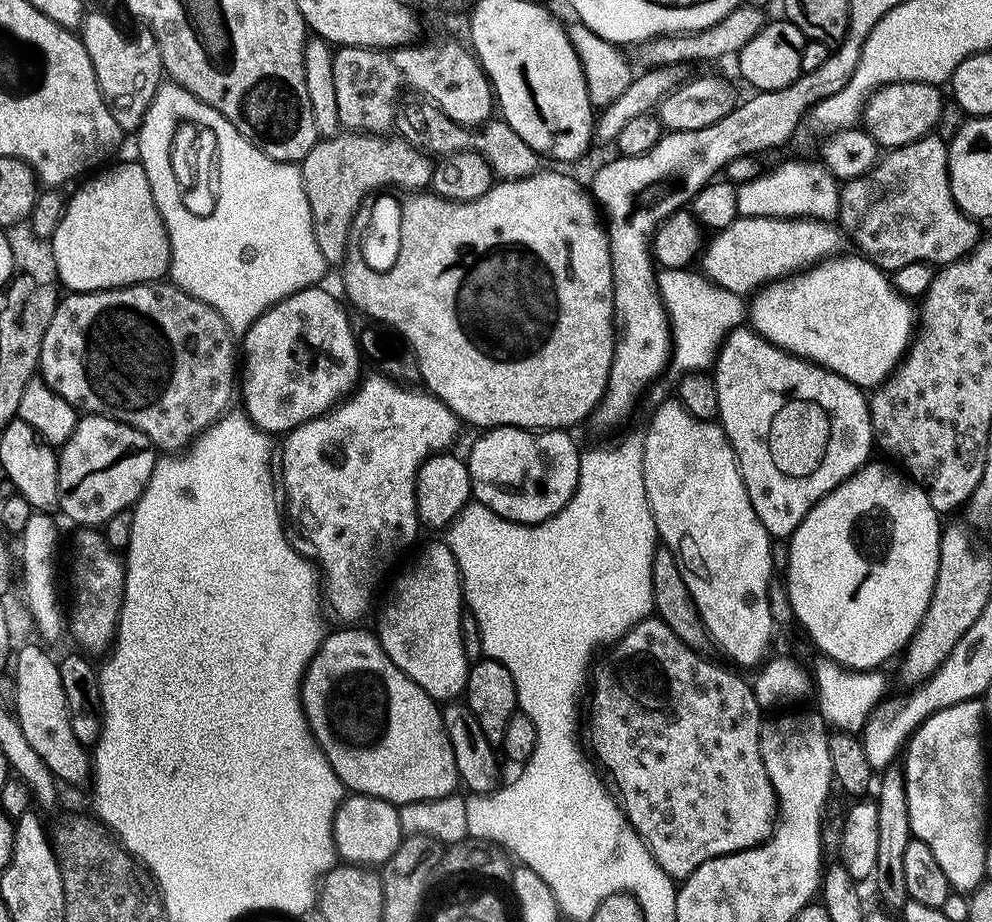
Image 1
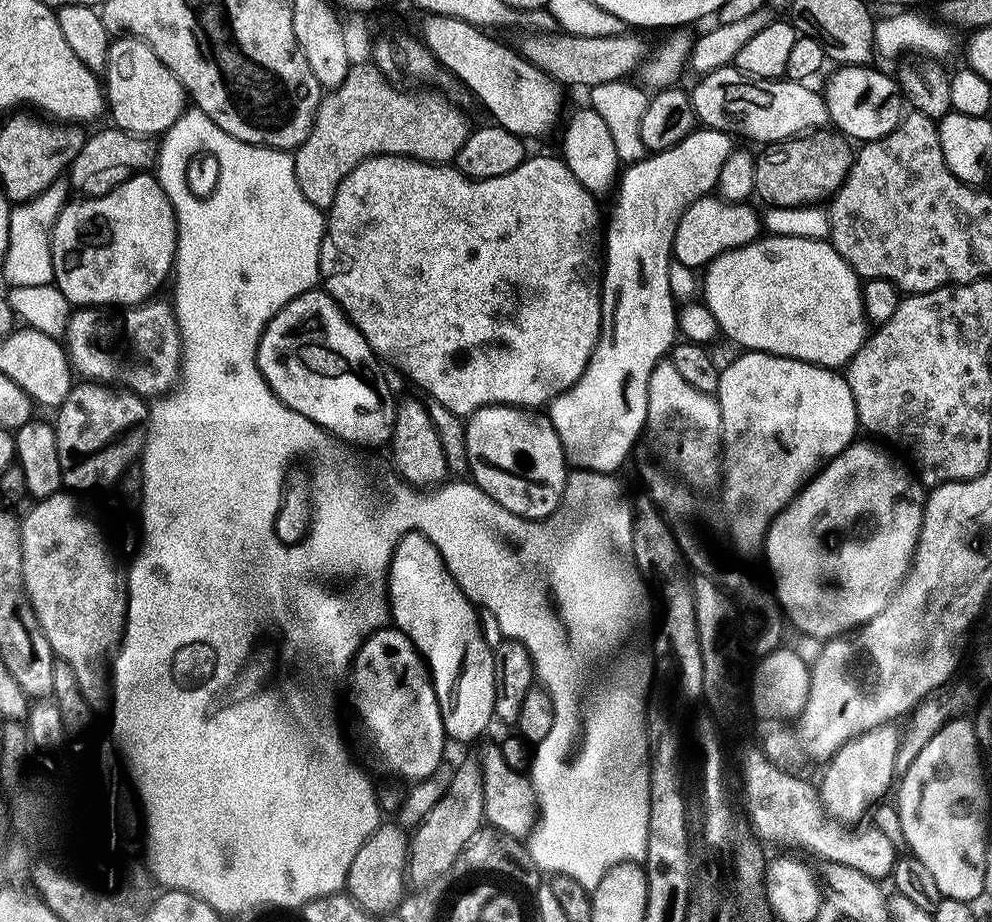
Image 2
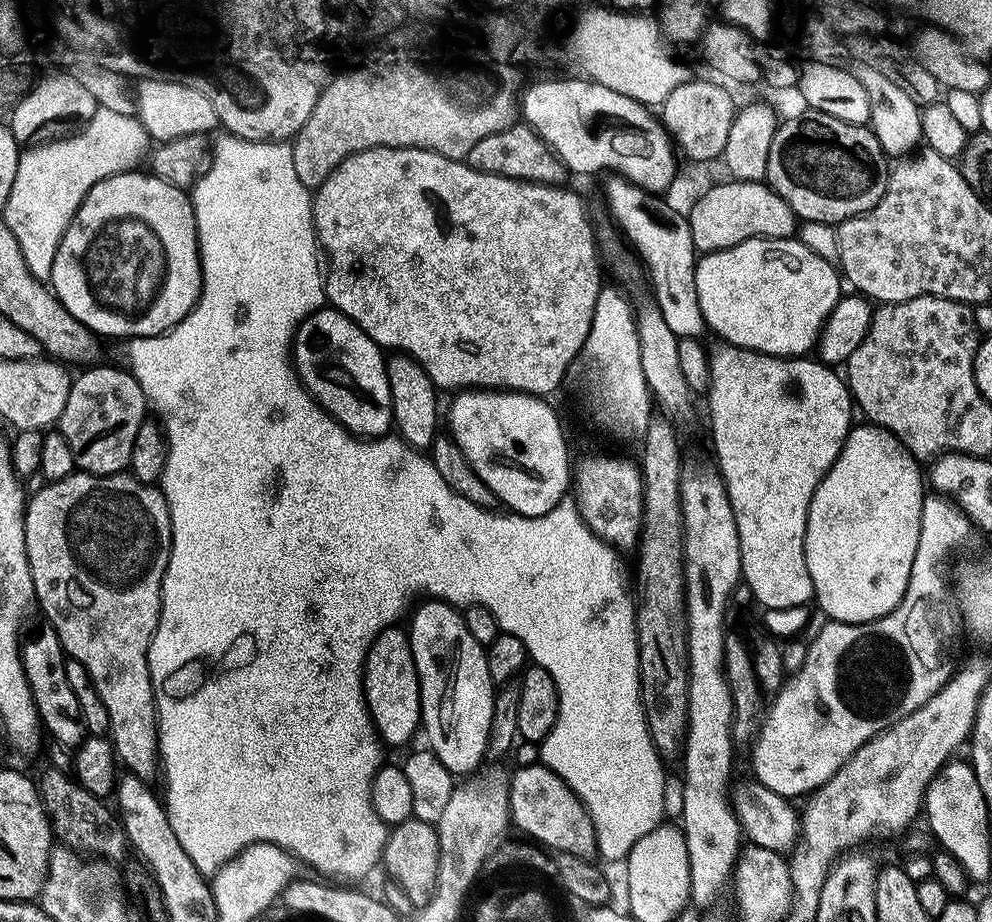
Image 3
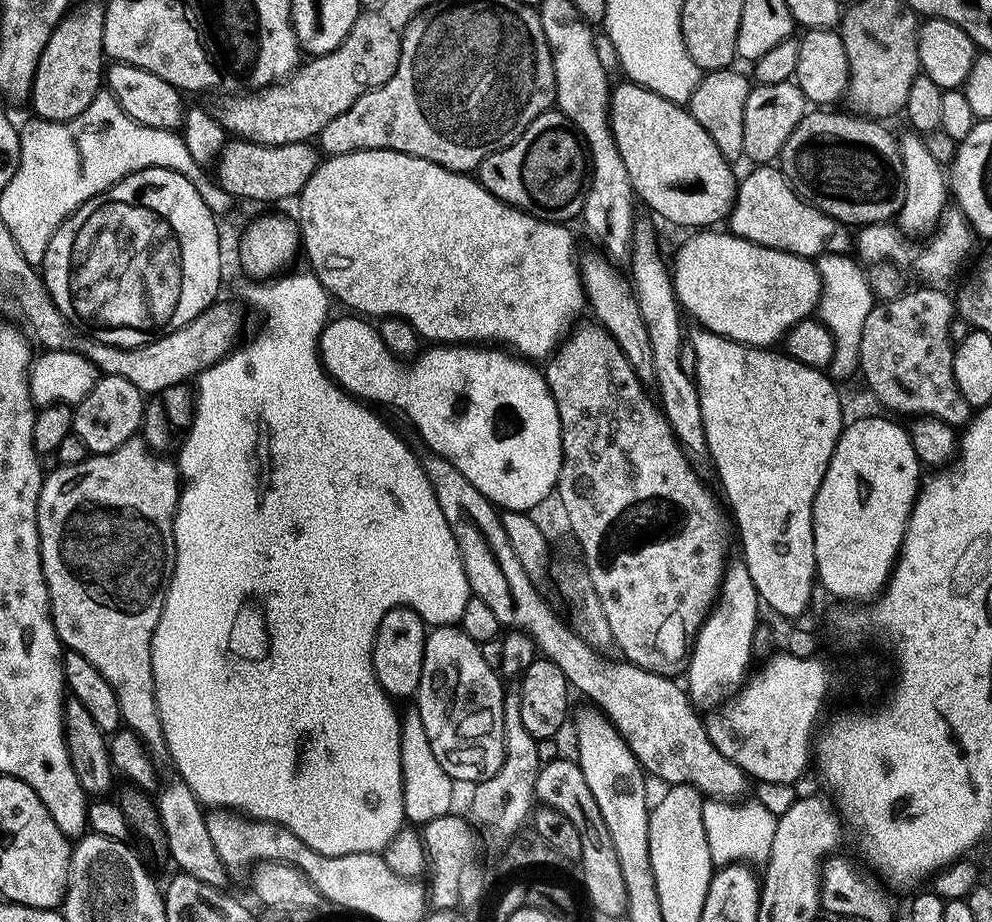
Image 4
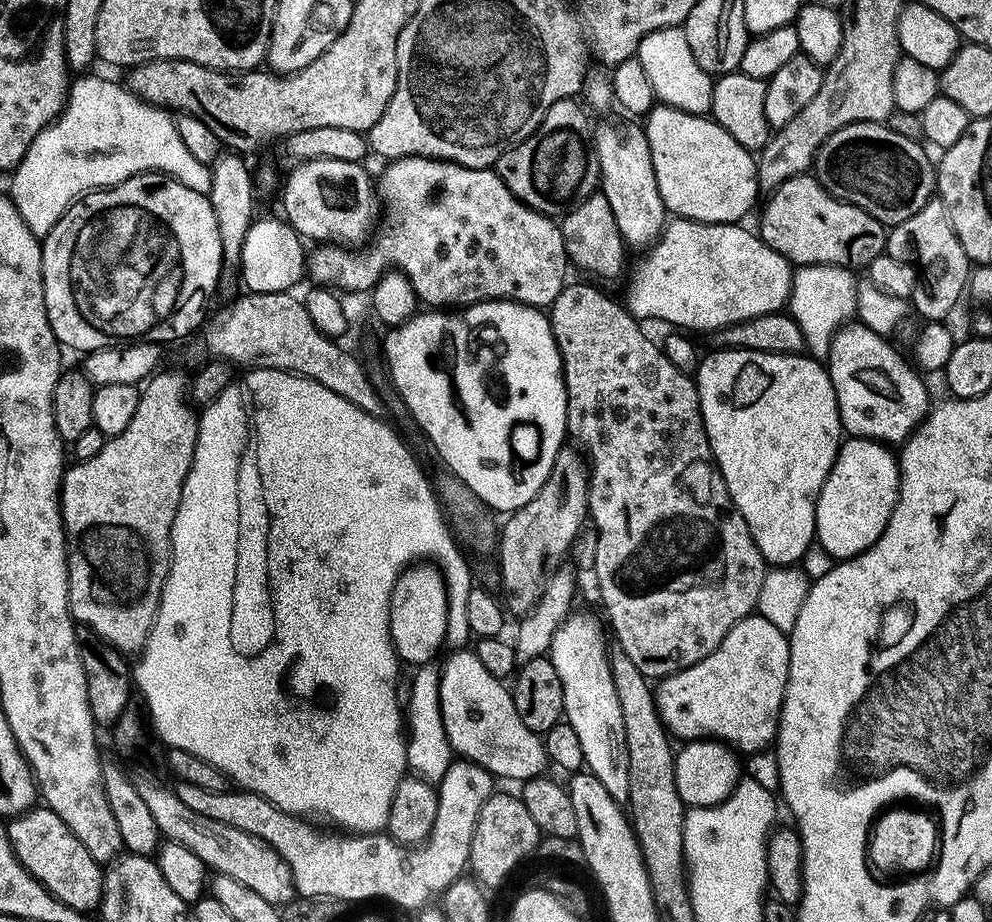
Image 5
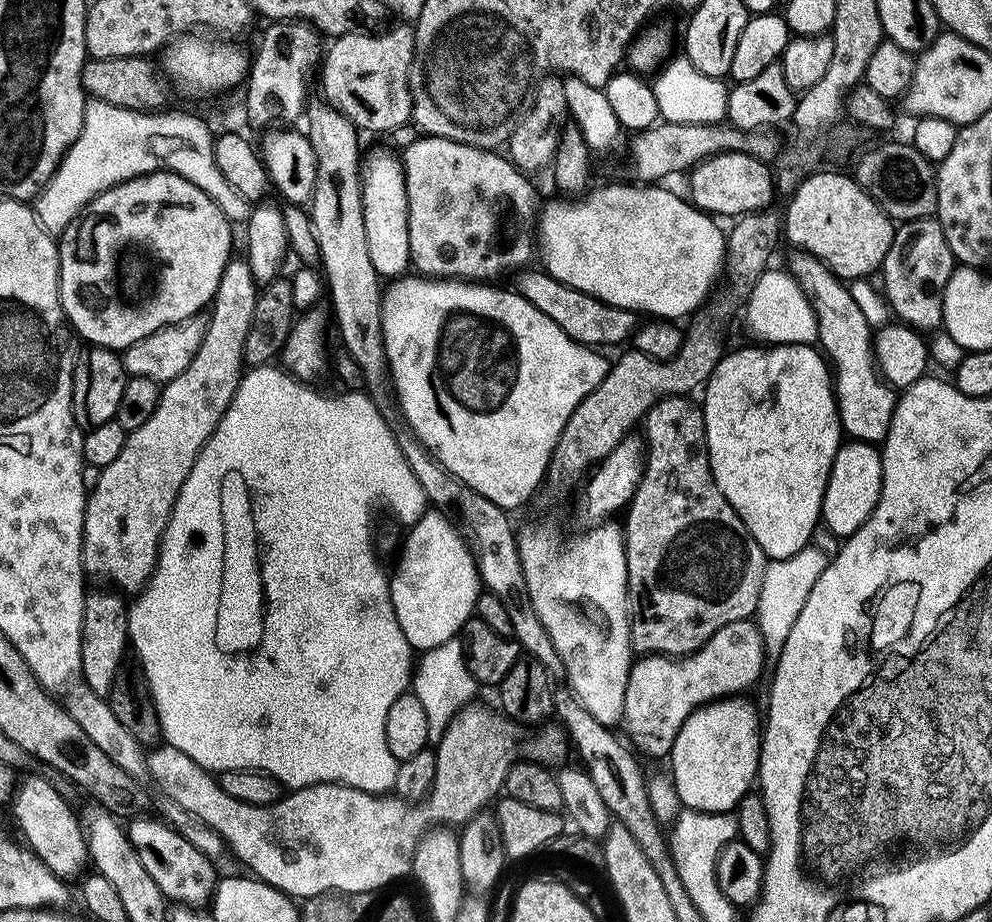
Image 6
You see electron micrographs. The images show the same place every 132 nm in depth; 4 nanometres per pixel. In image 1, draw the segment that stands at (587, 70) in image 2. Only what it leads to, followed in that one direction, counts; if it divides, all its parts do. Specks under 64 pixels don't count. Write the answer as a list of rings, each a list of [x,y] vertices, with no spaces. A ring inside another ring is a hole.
[[[742,2],[737,8],[730,10],[726,18],[714,22],[714,26],[706,26],[697,32],[678,32],[674,36],[656,36],[653,40],[635,45],[634,60],[637,65],[641,64],[641,69],[647,70],[694,64],[698,60],[720,60],[723,56],[735,57],[742,50],[742,46],[746,46],[746,42],[753,41],[765,23],[765,9],[756,8],[750,2]]]

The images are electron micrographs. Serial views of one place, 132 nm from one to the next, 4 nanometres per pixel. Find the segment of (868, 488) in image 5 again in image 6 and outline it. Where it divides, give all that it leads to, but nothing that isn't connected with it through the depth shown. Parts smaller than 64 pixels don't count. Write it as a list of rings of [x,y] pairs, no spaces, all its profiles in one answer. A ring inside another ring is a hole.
[[[849,439],[841,443],[830,470],[828,485],[824,491],[822,502],[823,527],[828,527],[839,538],[847,538],[855,534],[870,518],[874,506],[882,490],[882,462],[880,448],[874,444],[866,444],[862,440]]]

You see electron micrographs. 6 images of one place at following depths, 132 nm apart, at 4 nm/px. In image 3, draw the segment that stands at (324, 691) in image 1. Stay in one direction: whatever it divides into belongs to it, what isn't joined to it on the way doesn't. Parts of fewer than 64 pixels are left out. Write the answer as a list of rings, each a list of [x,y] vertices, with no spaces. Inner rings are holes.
[[[403,627],[383,628],[369,644],[364,659],[364,700],[376,734],[385,745],[406,743],[421,727],[420,679],[408,633]]]

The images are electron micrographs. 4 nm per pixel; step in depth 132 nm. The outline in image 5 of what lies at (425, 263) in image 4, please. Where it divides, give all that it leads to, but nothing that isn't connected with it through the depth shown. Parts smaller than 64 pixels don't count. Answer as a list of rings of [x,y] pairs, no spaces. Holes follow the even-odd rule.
[[[328,157],[313,160],[301,160],[296,169],[288,176],[284,184],[283,219],[291,224],[294,231],[305,241],[331,242],[333,245],[356,246],[369,239],[372,219],[376,216],[378,196],[374,191],[374,180],[368,177],[363,163],[354,161],[331,160]]]

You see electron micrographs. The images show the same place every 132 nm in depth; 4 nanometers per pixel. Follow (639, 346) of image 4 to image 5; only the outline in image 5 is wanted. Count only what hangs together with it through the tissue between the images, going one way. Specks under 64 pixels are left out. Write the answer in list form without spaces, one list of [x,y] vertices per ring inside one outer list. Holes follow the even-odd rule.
[[[593,191],[592,195],[573,203],[563,213],[560,229],[564,235],[569,261],[575,267],[577,264],[582,271],[589,272],[593,281],[616,280],[623,274],[626,245],[620,237],[618,222],[614,222],[614,210],[610,210],[610,202],[606,202],[603,192]]]

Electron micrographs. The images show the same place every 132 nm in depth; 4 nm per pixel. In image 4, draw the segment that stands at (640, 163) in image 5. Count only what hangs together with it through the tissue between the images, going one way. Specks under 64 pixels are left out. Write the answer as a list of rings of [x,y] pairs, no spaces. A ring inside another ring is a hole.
[[[637,219],[632,226],[632,280],[638,310],[642,310],[642,322],[646,322],[646,334],[650,334],[650,350],[654,353],[656,371],[655,389],[660,390],[658,403],[664,410],[681,448],[689,457],[704,456],[708,451],[706,426],[702,422],[702,402],[693,376],[682,370],[682,346],[686,343],[686,328],[680,325],[682,309],[676,298],[673,273],[664,265],[656,232],[648,220]]]

